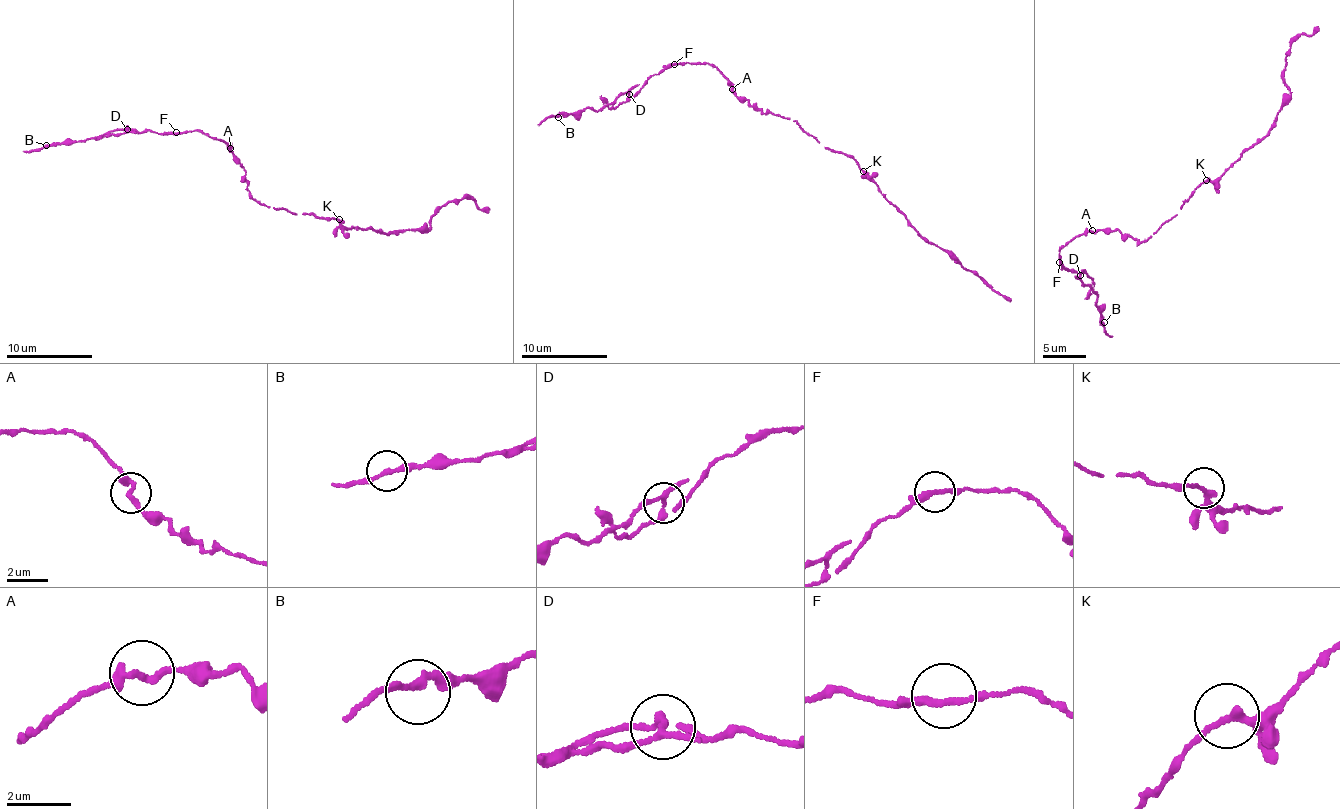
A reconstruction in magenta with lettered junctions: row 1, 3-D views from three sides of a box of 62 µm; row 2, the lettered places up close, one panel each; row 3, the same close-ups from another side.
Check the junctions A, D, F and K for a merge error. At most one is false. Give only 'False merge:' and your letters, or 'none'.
False merge: D

